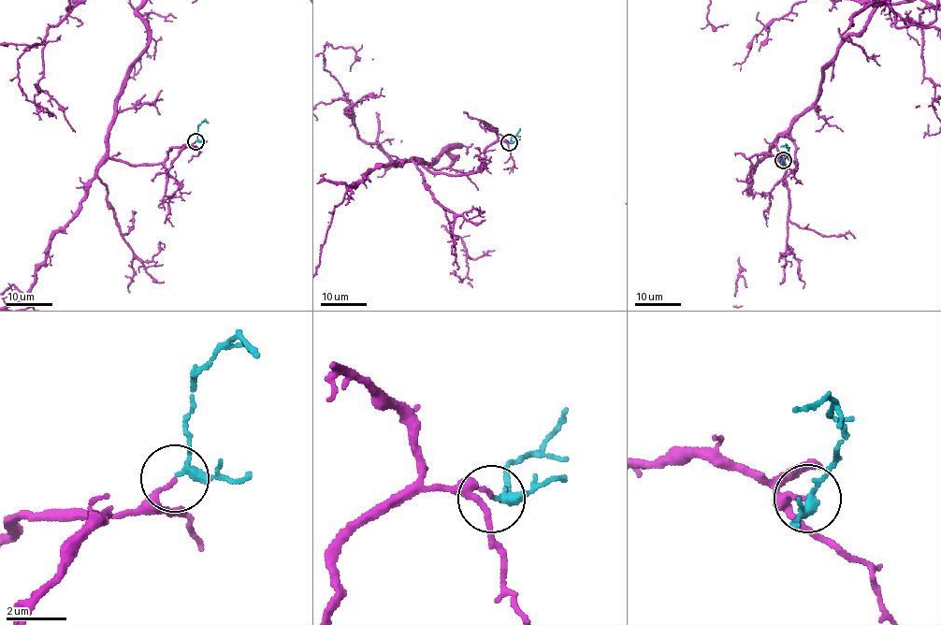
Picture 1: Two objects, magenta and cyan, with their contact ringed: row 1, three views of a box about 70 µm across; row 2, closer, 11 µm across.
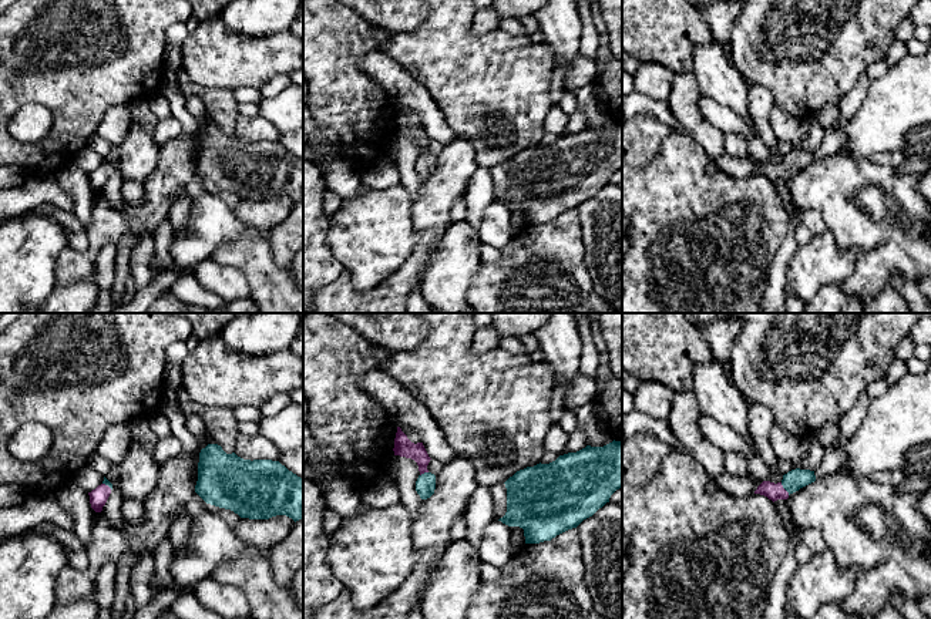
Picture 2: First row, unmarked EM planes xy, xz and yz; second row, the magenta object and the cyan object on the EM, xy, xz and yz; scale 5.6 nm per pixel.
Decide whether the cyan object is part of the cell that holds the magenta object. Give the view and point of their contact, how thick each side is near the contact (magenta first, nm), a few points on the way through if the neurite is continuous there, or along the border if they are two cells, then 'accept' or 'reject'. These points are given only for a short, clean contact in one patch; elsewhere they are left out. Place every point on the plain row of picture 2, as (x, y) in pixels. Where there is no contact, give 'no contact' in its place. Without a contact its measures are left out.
contact yz (783, 170); calibres 100 and 120 nm; way yz (773, 172), (783, 170), (797, 160); accept

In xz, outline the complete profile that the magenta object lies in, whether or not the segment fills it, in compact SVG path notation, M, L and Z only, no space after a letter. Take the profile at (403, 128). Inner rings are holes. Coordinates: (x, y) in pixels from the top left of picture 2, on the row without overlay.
M397 108L393 132L394 137L411 139L417 144L420 157L416 162L416 172L421 181L430 179L436 171L436 157L427 151L431 139L428 138L423 124L411 124L401 110Z

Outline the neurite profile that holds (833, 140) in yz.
M833 128L831 131L826 132L820 147L814 151L816 161L827 161L841 149L844 142L846 134L843 128Z

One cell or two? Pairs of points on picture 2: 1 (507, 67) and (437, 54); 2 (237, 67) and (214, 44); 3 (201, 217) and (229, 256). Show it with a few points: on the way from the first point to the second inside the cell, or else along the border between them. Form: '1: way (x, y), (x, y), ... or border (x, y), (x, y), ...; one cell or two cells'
1: way (490, 67), (457, 67), (454, 64); one cell
2: way (231, 61), (219, 50); one cell
3: border (254, 241), (224, 241), (208, 258); two cells

